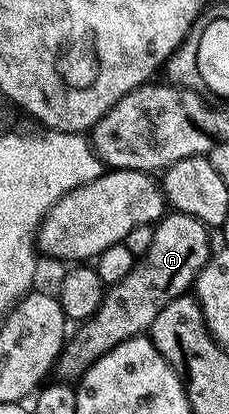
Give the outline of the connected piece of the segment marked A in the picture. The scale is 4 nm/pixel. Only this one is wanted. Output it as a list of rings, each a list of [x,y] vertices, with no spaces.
[[[165,212],[154,225],[154,239],[150,251],[138,258],[136,266],[117,285],[107,286],[102,303],[93,317],[89,317],[71,334],[58,362],[59,376],[72,383],[86,372],[106,351],[118,347],[131,337],[147,334],[152,328],[158,311],[176,297],[183,297],[196,284],[196,276],[208,262],[209,226],[203,225],[185,213]]]

